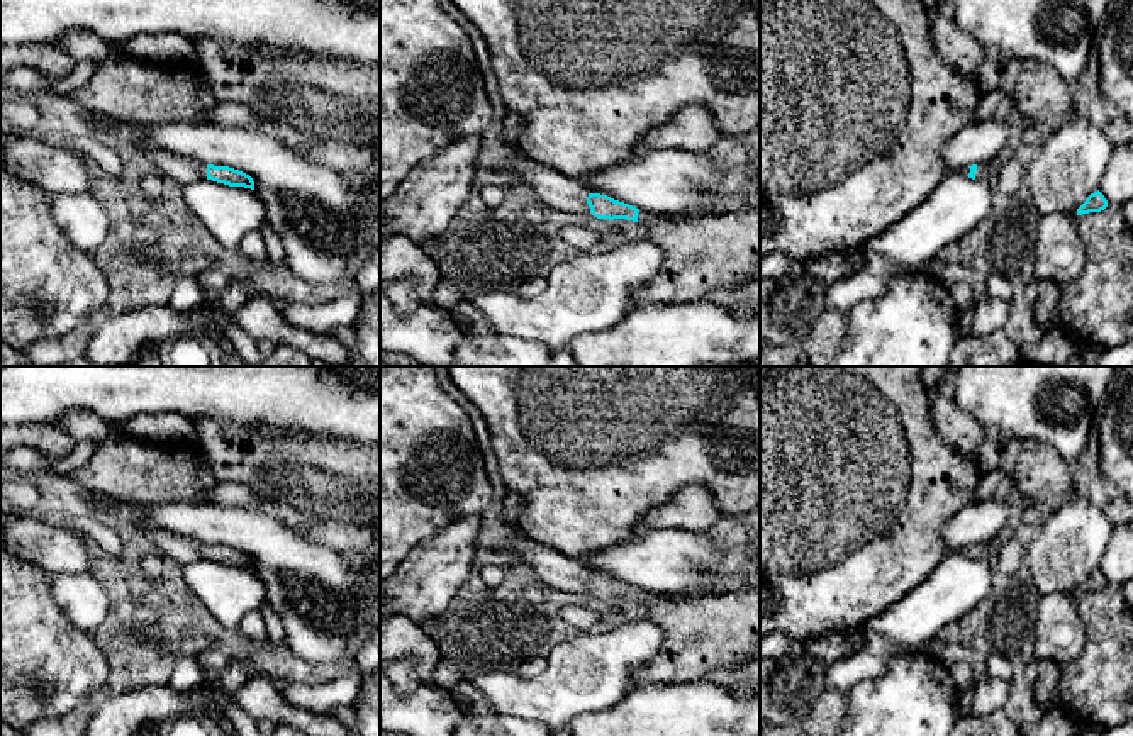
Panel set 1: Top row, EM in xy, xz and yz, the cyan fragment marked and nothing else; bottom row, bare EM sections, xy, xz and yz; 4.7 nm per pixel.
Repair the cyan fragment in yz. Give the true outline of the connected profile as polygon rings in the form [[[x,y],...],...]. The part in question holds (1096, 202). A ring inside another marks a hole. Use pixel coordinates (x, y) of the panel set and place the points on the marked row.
[[[1097,190],[1091,193],[1086,202],[1077,209],[1077,215],[1089,214],[1089,212],[1101,212],[1108,207],[1108,200]]]

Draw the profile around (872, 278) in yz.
[[[867,253],[858,271],[826,287],[824,310],[850,312],[855,304],[884,295],[890,278],[909,273],[928,275],[941,283],[967,283],[972,288],[972,305],[991,300],[985,290],[987,275],[974,268],[936,259],[923,270],[911,270],[894,259]]]

